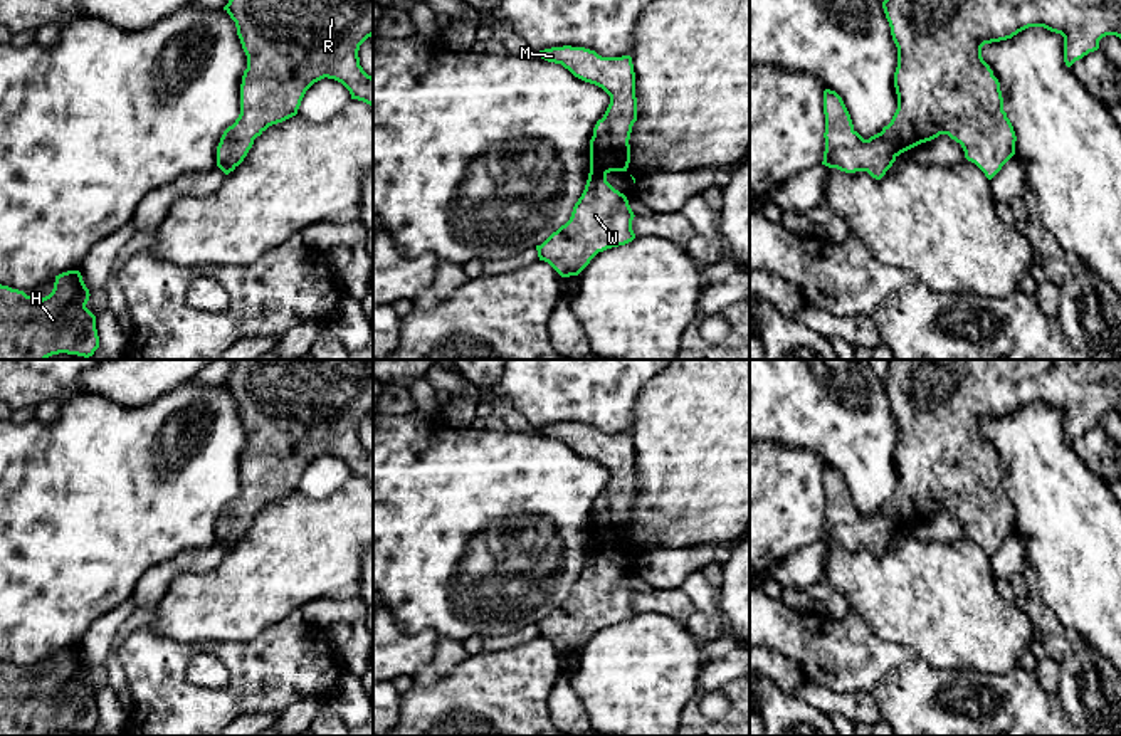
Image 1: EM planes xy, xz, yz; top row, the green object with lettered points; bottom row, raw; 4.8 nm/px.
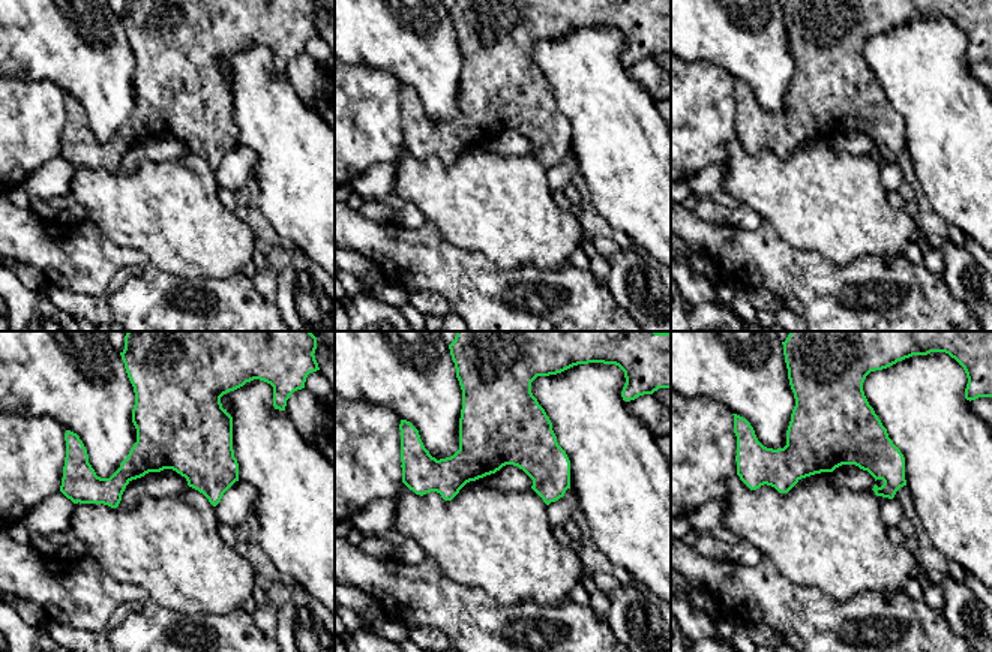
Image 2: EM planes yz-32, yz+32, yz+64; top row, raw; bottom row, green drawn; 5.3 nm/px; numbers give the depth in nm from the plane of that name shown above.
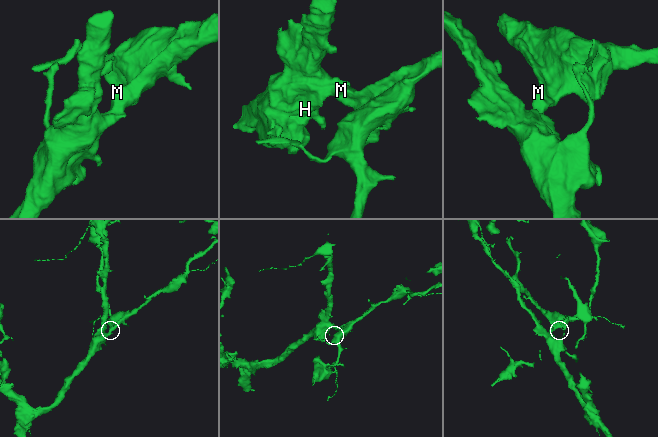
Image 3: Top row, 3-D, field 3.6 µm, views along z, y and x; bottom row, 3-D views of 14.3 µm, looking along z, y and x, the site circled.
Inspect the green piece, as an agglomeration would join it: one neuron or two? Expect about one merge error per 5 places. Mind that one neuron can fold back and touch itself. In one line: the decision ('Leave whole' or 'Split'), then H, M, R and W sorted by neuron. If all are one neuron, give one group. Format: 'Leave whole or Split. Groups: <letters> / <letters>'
Leave whole. Groups: H M R W

